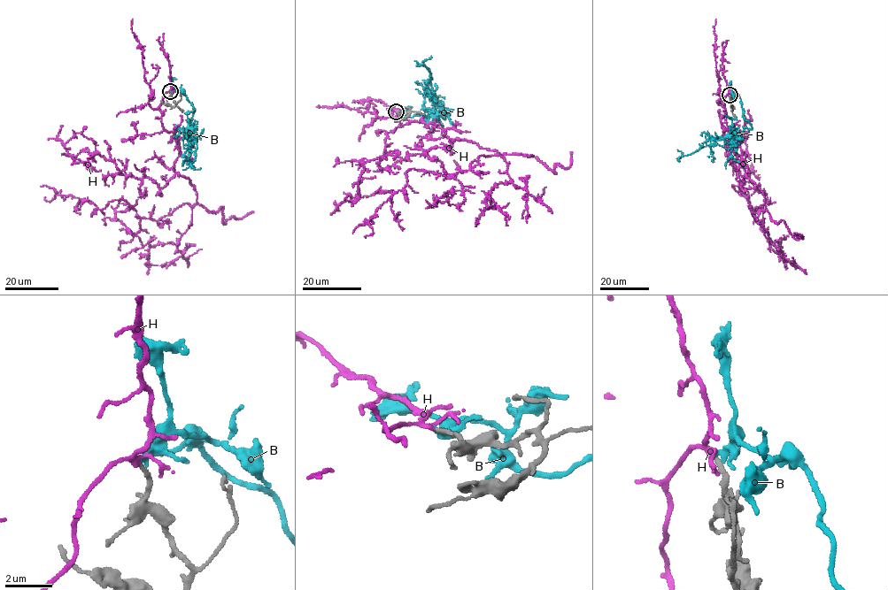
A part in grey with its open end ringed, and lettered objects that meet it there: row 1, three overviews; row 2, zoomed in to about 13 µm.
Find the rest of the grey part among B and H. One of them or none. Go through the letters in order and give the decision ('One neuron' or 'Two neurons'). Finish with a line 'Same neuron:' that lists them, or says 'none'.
B: Two neurons
H: One neuron
Same neuron: H

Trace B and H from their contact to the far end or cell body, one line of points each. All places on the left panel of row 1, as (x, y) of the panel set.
B: (171, 92), (176, 88), (193, 108), (189, 121), (196, 134), (196, 146), (191, 164), (194, 168), (201, 167)
H: (170, 92), (162, 126), (192, 206), (153, 220), (120, 199), (101, 210), (45, 196)

